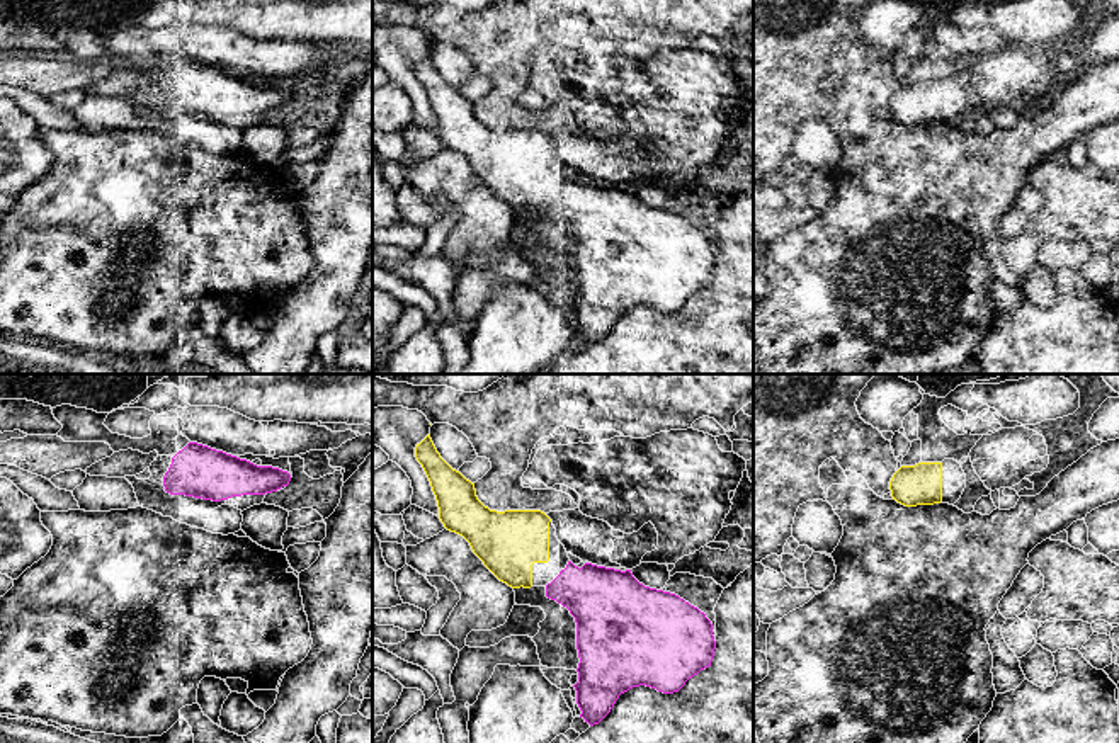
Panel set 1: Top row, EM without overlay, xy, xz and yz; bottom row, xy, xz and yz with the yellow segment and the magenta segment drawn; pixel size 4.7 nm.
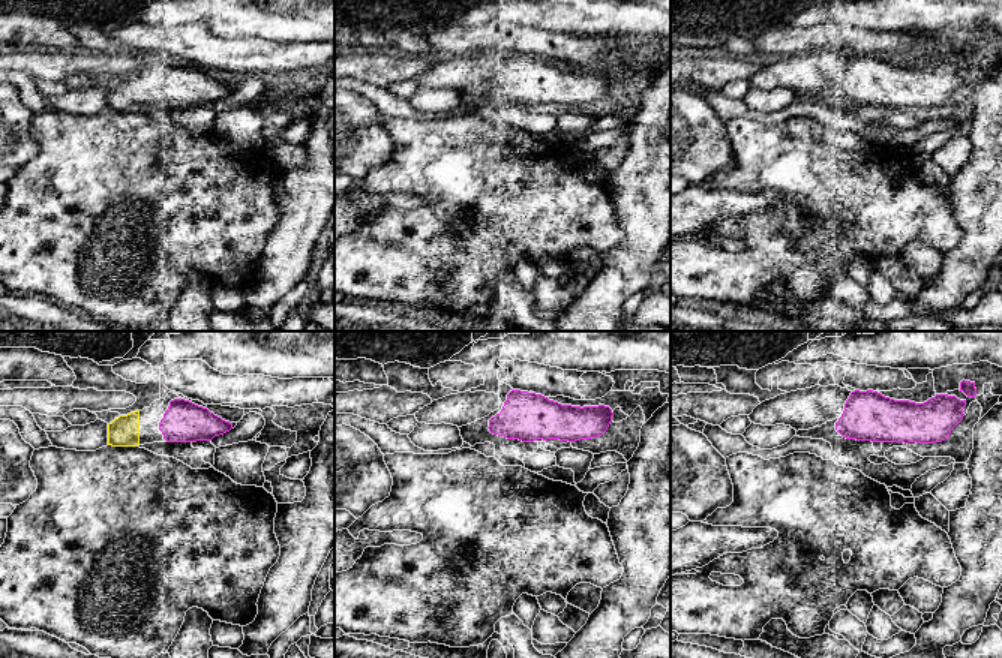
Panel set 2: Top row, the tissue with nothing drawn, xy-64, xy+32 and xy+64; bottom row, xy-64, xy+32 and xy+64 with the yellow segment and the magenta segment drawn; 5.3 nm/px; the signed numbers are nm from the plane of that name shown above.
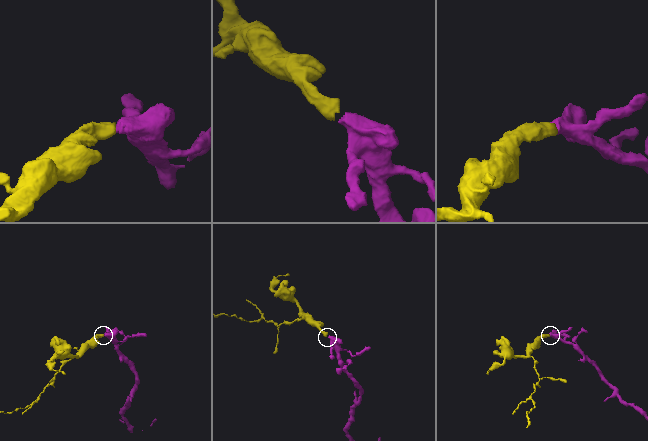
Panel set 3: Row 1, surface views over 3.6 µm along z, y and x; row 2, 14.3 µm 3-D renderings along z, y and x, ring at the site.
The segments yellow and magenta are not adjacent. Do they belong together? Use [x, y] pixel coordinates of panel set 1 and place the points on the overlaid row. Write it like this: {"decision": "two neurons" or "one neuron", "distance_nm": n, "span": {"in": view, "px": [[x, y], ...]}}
{"decision": "one neuron", "distance_nm": 70, "span": {"in": "xz", "px": [[531, 585], [546, 585]]}}

